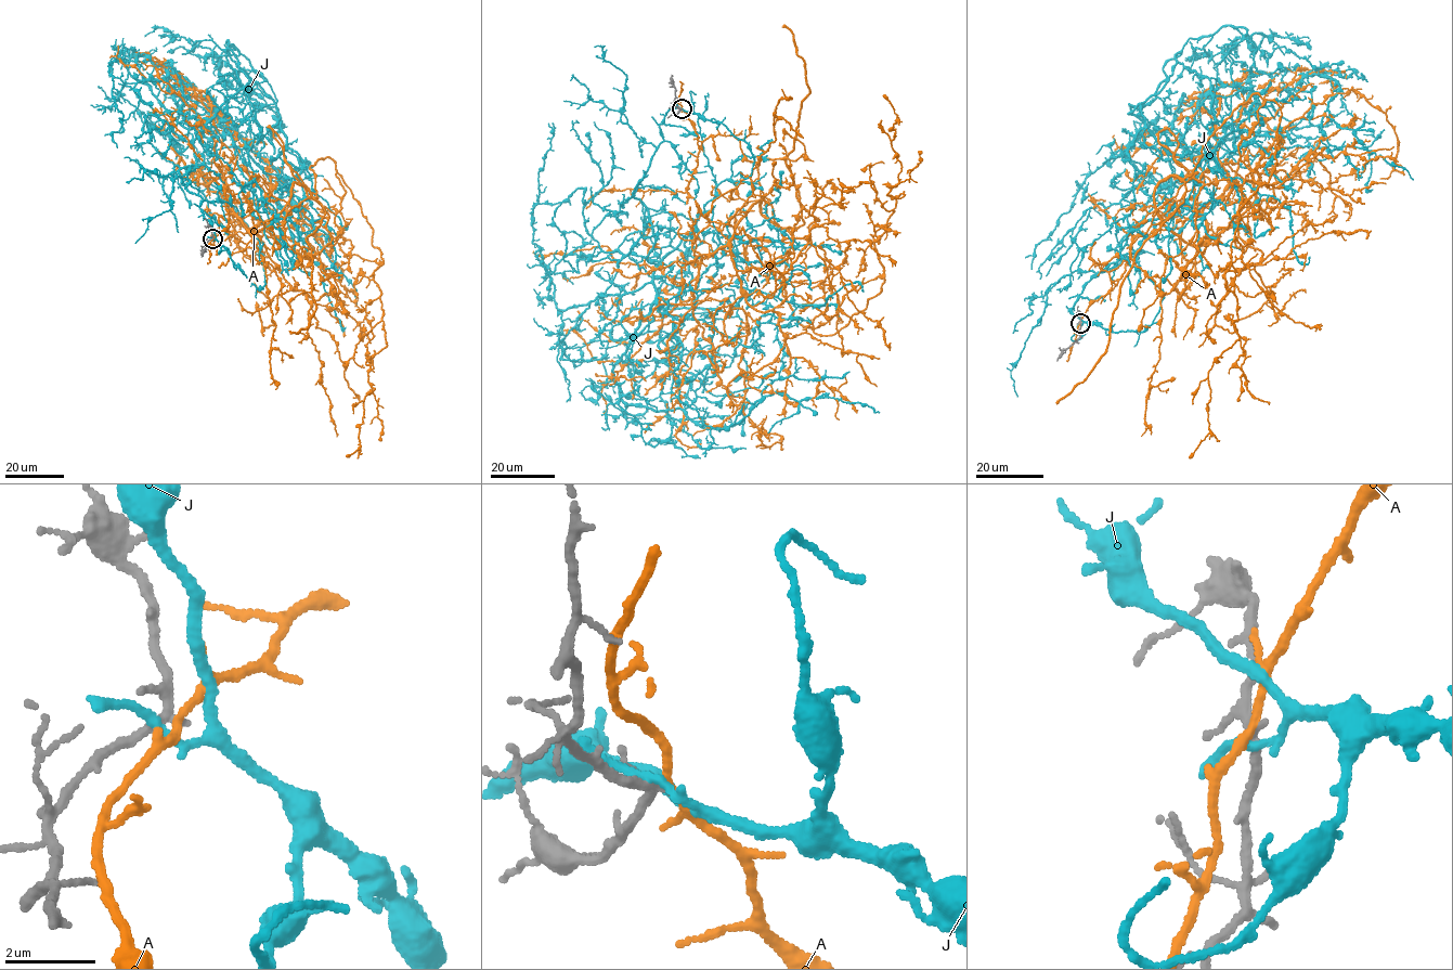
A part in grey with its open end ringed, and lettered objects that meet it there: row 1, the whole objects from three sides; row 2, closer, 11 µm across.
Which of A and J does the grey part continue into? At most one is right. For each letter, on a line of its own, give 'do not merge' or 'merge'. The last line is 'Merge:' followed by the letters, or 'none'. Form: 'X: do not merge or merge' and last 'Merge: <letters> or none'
A: merge
J: do not merge
Merge: A

